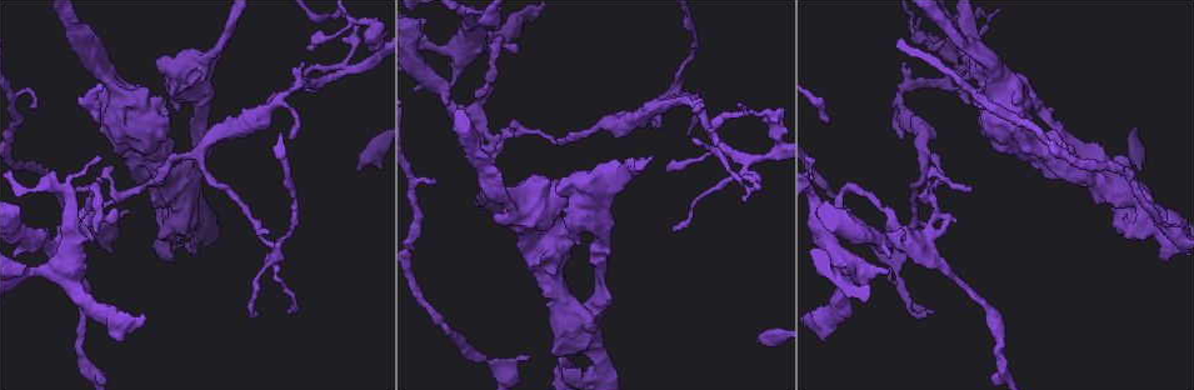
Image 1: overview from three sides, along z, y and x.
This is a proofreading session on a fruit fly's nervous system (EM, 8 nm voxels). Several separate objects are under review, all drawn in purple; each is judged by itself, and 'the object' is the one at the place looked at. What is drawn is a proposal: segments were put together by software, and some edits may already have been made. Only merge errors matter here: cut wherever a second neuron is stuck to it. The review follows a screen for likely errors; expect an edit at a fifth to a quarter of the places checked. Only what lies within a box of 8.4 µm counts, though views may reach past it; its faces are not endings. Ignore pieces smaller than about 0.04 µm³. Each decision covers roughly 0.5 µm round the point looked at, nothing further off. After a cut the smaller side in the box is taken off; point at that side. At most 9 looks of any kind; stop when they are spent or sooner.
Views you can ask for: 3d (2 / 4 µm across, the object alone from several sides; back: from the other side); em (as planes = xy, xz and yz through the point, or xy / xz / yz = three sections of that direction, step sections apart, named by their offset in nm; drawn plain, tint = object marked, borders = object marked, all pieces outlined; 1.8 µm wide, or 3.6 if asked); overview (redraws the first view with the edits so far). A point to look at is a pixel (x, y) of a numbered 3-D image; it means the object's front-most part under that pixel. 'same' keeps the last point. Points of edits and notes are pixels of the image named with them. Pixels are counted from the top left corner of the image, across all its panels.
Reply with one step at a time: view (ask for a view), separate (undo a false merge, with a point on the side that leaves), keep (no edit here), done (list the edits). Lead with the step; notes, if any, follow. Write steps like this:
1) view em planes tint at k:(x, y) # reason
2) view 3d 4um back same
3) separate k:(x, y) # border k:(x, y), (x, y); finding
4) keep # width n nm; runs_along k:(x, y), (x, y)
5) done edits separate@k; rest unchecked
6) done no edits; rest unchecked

view 3d 4um at 1:(473, 119) # four or more arms meet

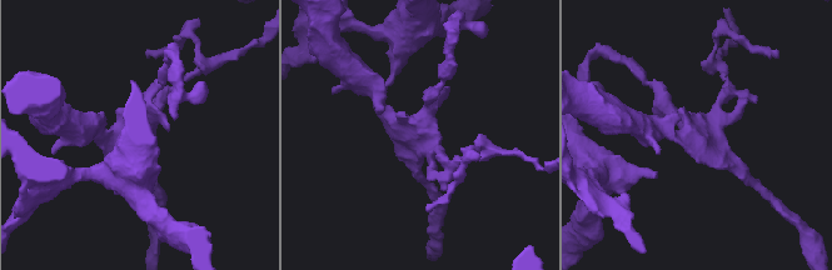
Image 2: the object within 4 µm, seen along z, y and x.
view em yz step 4 tint at 2:(697, 140) # need the tissue

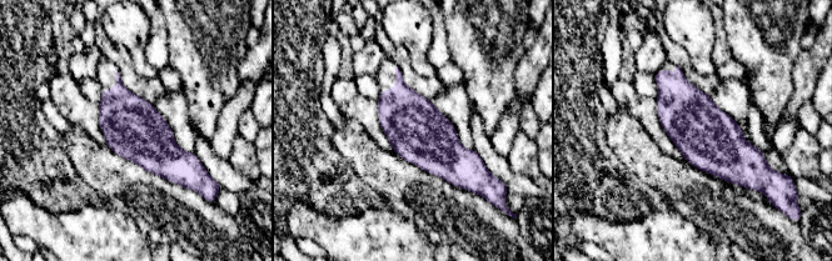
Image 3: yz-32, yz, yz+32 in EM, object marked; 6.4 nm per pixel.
view em xz step 4 tint same # another direction

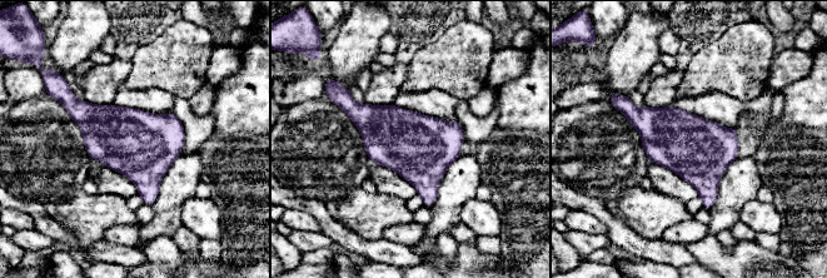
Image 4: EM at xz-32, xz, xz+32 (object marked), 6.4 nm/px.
keep # one neuron here

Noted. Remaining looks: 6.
view em 3.6um yz step 16 tint at 1:(195, 210)

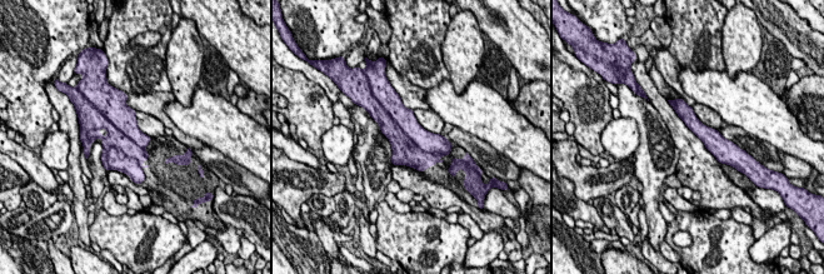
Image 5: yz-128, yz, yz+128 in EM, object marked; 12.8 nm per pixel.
view em 3.6um planes tint same

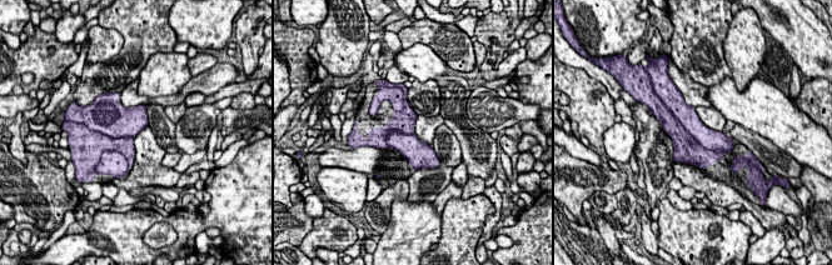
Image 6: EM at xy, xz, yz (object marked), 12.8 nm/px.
separate 6:(686, 149) # width 340 nm; border 6:(663, 104), (697, 141), (720, 154); two neurons meet here

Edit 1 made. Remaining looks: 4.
view 3d 4um at 1:(543, 194)

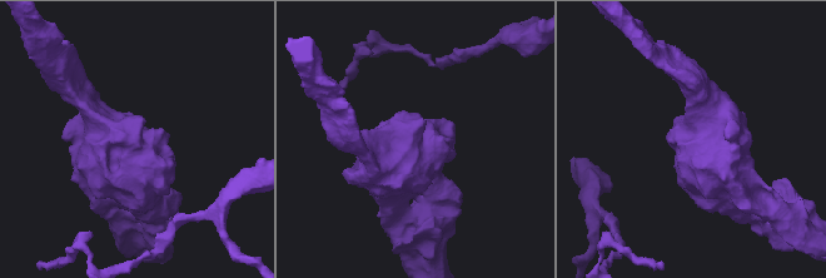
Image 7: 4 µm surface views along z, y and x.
view em 3.6um planes tint at 7:(137, 145)

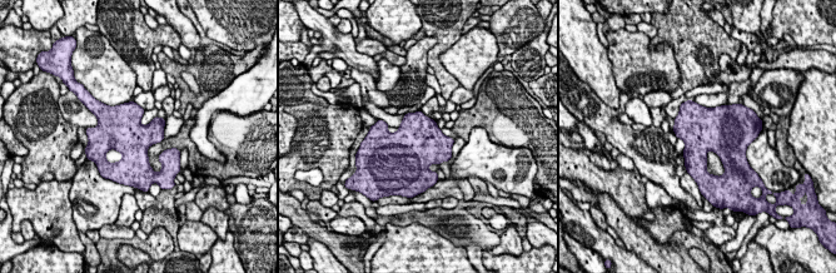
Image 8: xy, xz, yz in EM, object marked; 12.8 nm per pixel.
keep # width 500 nm; all the same neuron

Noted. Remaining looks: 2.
done edits separate@6; rest unchecked

